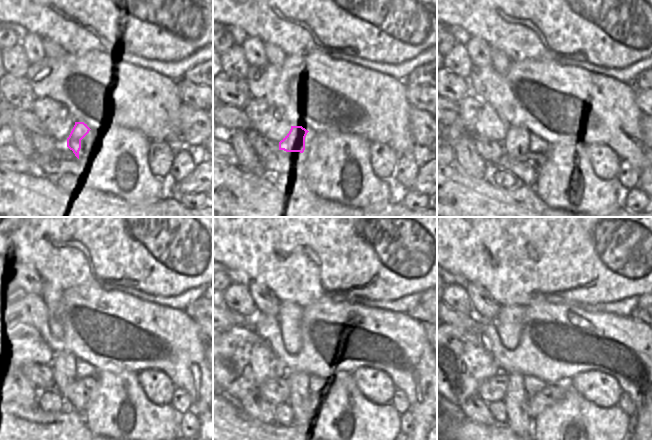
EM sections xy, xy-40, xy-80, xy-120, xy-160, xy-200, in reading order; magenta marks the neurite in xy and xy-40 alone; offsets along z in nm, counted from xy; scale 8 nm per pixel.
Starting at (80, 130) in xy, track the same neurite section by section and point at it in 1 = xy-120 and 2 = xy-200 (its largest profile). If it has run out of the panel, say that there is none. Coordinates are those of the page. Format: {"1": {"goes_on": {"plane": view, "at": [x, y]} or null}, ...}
{"1": {"goes_on": {"plane": "xy-120", "at": [64, 365]}}, "2": {"goes_on": {"plane": "xy-200", "at": [518, 419]}}}

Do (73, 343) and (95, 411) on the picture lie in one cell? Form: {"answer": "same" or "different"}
{"answer": "different"}

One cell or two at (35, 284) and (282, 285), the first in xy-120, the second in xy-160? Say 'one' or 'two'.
two

